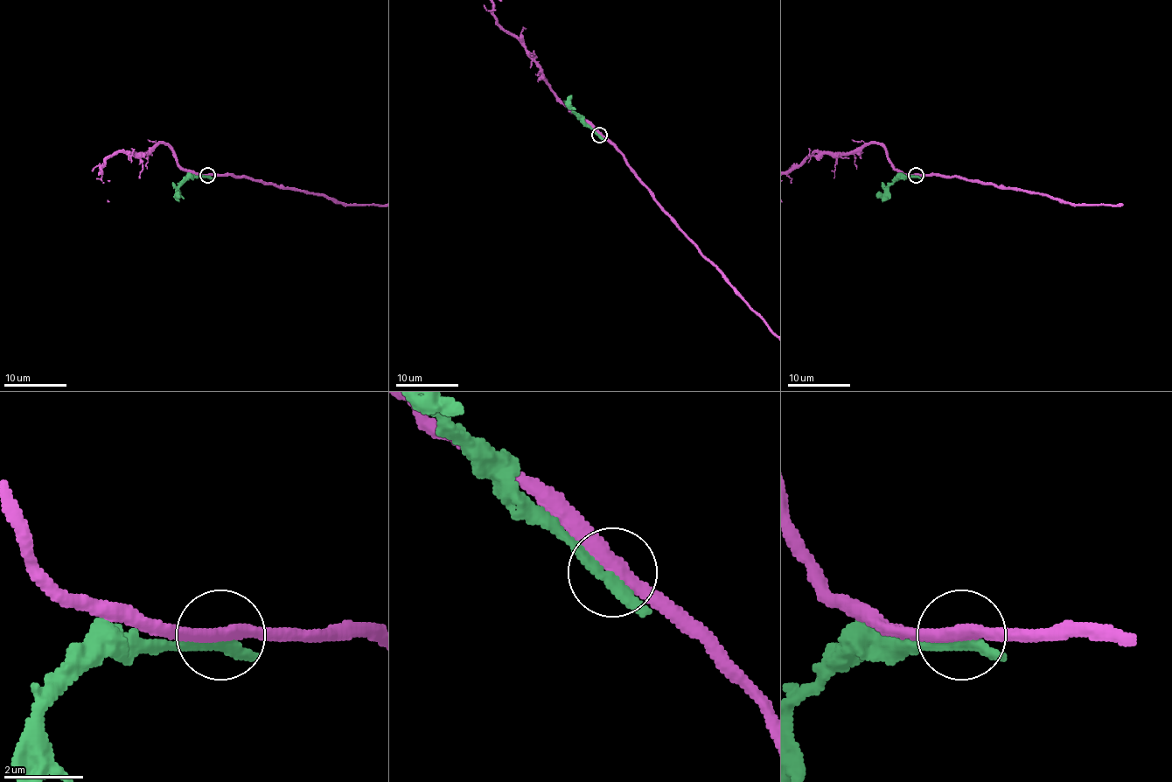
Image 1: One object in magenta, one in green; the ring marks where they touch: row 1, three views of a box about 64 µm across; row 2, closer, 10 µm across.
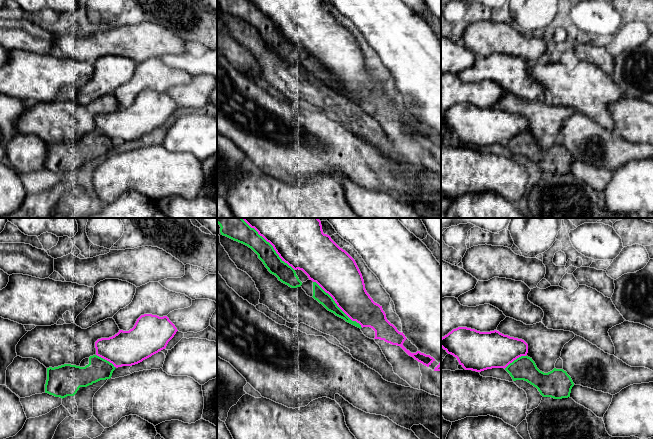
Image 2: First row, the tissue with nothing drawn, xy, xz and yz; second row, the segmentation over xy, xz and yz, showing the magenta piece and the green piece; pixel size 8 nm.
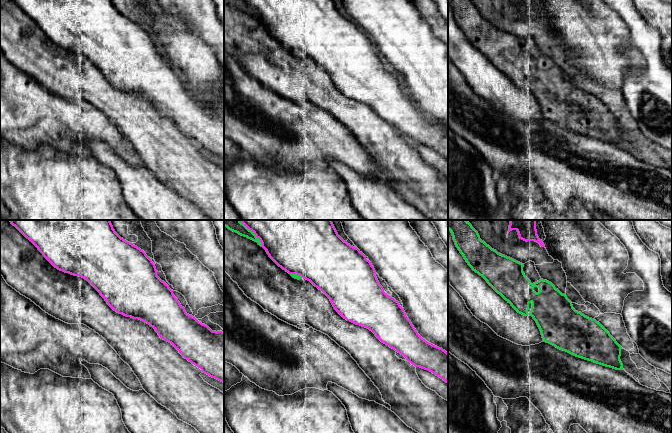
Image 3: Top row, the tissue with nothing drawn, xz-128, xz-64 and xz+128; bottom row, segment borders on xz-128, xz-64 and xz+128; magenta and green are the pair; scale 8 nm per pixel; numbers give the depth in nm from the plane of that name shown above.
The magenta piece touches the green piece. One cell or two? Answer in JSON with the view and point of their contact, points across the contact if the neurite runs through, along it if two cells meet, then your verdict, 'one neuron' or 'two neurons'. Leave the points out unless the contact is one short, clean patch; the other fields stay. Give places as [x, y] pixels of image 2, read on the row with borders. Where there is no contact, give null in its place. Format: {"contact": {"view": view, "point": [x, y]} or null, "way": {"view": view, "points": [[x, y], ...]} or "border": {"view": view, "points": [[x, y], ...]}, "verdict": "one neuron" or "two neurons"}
{"contact": {"view": "xz", "point": [269, 242]}, "verdict": "two neurons"}

